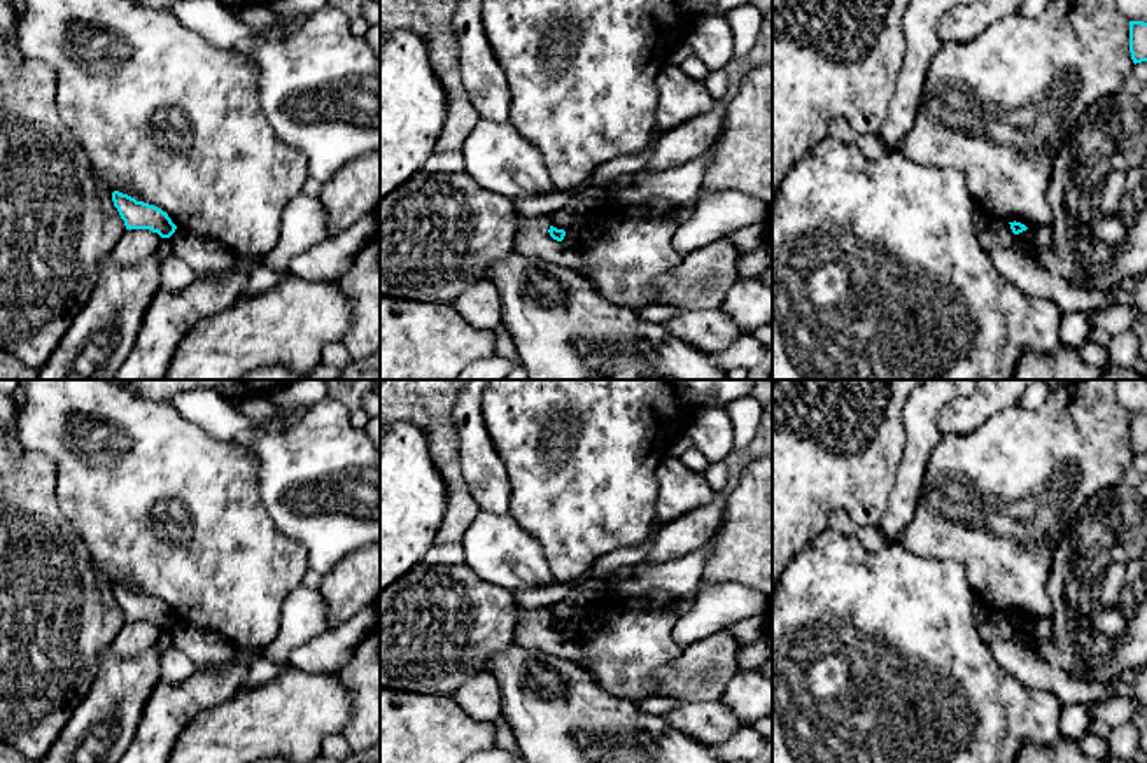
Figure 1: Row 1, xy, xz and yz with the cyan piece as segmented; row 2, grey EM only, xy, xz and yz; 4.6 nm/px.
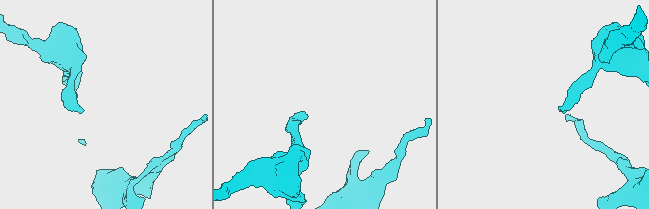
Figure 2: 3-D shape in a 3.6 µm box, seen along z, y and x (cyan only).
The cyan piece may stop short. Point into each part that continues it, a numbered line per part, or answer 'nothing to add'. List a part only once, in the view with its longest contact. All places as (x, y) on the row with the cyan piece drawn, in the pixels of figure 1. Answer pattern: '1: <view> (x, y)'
nothing to add

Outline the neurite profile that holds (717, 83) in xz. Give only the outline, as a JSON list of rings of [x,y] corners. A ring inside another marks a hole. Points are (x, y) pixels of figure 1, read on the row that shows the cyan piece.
[[[713,70],[702,82],[709,94],[720,103],[728,88],[728,79],[725,70]]]

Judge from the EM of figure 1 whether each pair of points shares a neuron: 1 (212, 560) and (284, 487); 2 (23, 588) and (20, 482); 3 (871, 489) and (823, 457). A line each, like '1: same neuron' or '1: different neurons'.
1: different neurons
2: same neuron
3: same neuron

